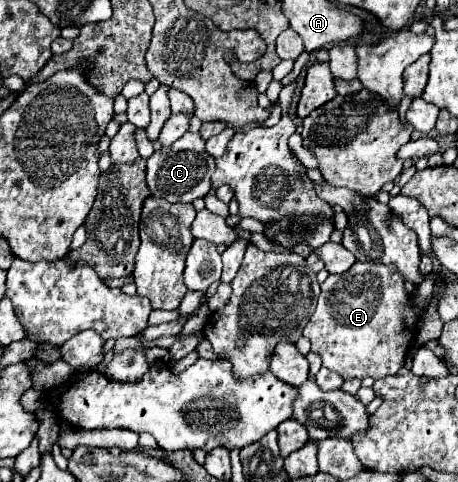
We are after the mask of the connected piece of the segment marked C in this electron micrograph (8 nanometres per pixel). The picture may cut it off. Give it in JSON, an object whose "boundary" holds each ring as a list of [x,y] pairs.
{"boundary":[[[187,132],[169,148],[161,148],[146,162],[147,186],[155,198],[163,198],[167,202],[193,202],[195,198],[203,198],[211,190],[211,174],[215,172],[215,158],[211,158],[205,150],[205,142],[199,134]]]}

